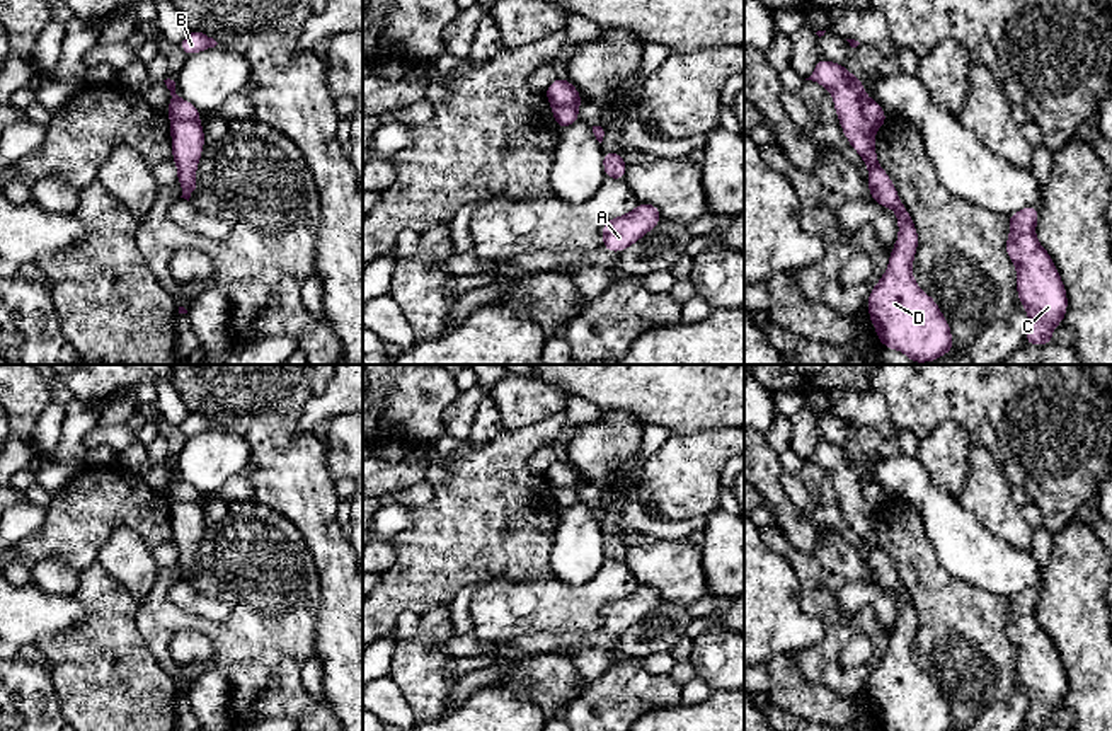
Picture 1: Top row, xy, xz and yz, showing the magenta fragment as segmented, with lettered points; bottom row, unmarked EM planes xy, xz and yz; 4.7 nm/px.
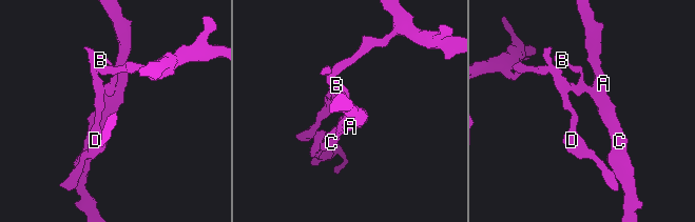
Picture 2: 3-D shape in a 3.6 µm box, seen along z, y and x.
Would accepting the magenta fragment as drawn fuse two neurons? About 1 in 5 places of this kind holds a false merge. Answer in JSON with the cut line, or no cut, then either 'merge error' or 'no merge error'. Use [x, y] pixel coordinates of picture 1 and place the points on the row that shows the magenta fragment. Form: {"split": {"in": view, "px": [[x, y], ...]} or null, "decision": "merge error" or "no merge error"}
{"split": {"in": "yz", "px": [[865, 94], [860, 111], [874, 130]]}, "decision": "merge error"}

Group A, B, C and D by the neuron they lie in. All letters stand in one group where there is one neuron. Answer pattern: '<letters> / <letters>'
A B C / D

